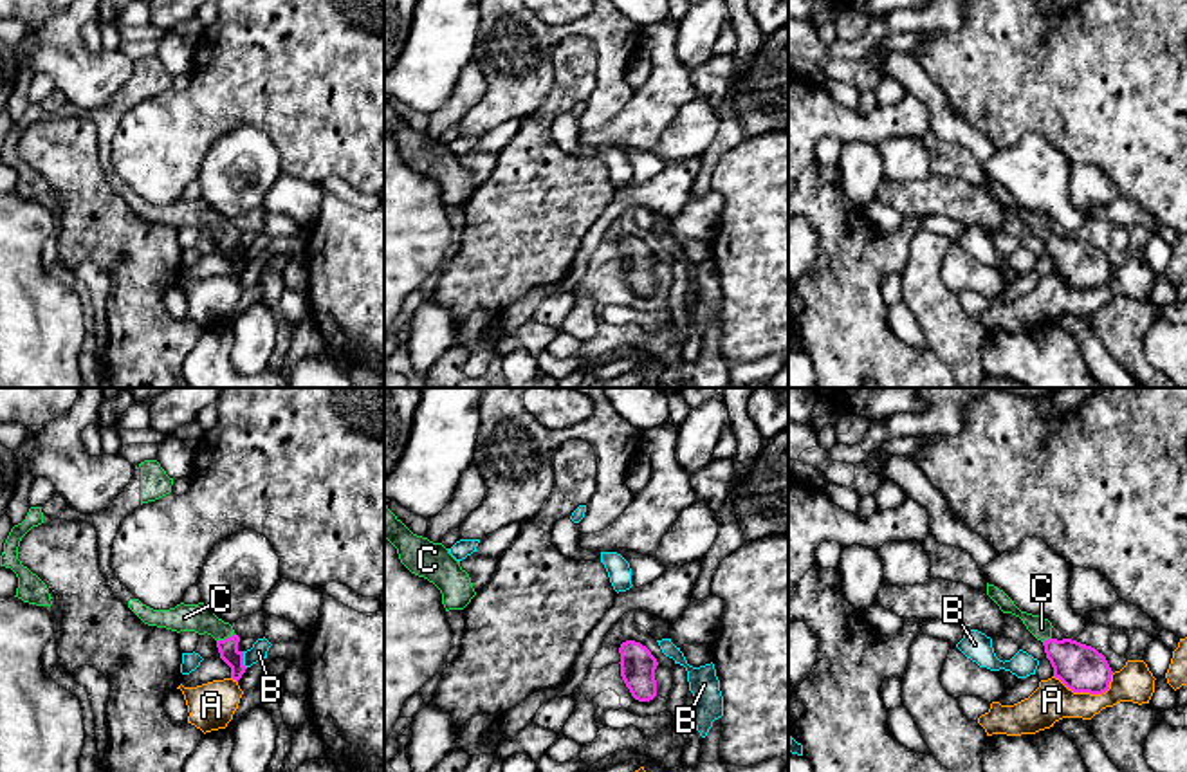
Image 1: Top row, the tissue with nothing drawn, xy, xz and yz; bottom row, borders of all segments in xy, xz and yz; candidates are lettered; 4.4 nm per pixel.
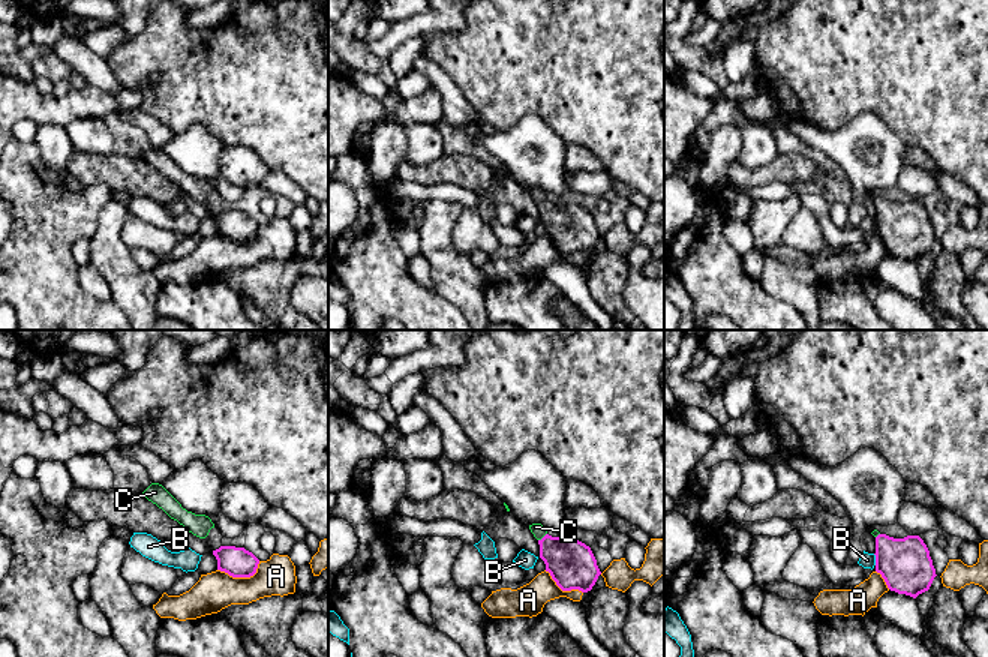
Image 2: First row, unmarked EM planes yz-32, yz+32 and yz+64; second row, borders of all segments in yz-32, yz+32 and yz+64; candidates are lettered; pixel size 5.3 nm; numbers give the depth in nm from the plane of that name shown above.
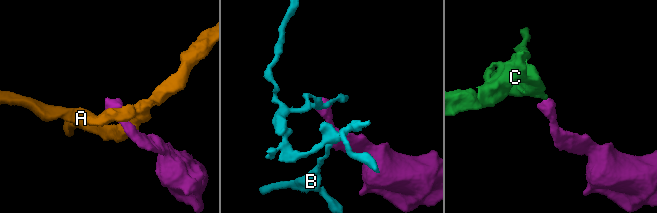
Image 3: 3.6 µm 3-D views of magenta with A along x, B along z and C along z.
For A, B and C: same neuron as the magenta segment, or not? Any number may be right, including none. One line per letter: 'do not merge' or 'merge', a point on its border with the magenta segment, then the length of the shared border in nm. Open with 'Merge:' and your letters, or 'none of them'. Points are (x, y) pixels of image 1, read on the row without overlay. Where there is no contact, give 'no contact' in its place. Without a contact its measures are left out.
Merge: C
A: do not merge; contact yz (1088, 287); length 280 nm
B: do not merge; contact xy (242, 257); length 80 nm
C: merge; contact xy (228, 233); length 100 nm

